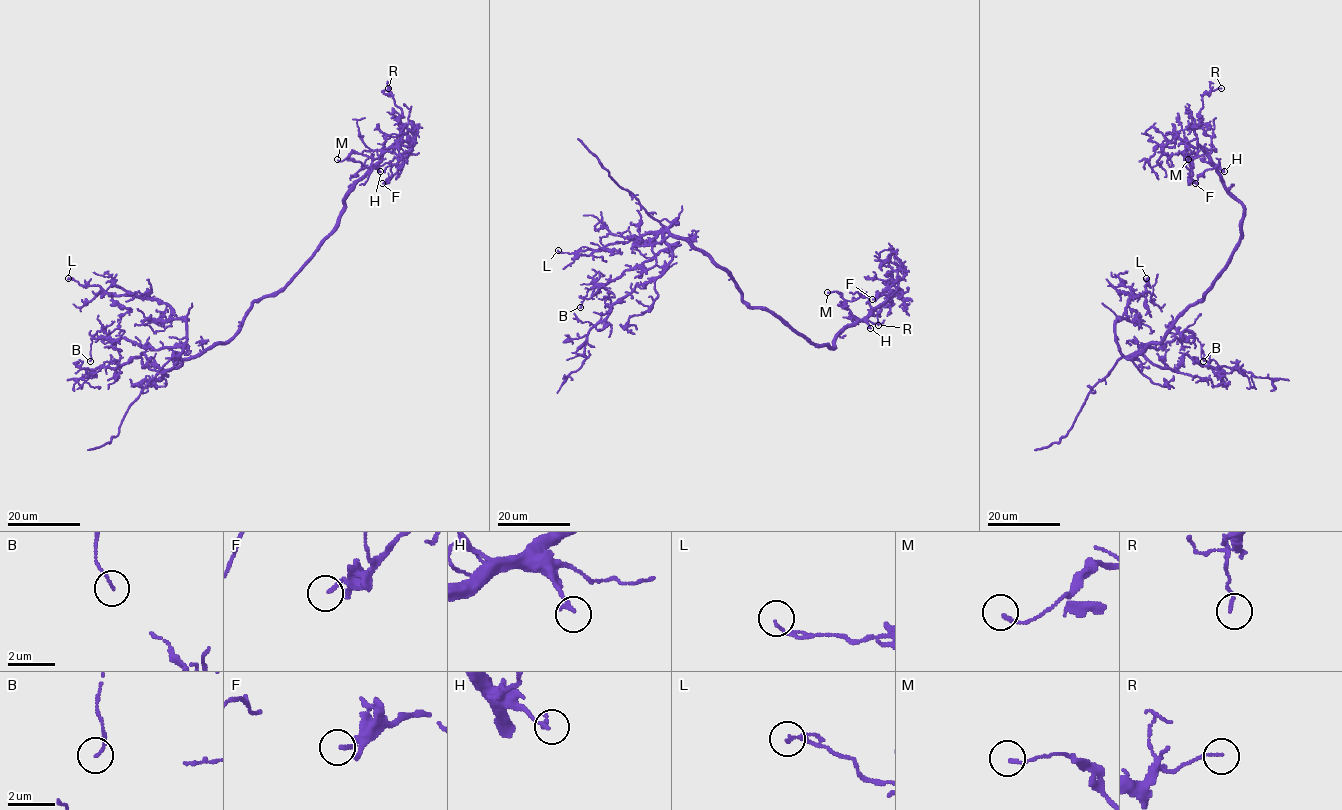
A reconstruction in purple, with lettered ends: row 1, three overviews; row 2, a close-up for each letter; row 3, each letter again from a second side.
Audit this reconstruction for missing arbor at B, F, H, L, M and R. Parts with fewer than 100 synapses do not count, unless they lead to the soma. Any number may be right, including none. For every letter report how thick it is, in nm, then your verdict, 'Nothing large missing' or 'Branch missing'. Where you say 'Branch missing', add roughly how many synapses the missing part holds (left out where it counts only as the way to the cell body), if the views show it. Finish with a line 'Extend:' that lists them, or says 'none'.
B: Thickness 120 nm. Nothing large missing
F: Thickness 150 nm. Nothing large missing
H: Thickness 200 nm. Nothing large missing
L: Thickness 100 nm. Nothing large missing
M: Thickness 130 nm. Nothing large missing
R: Thickness 110 nm. Nothing large missing
Extend: none

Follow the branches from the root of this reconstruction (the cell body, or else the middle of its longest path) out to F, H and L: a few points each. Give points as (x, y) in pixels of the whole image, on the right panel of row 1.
F: (1188, 308), (1203, 297), (1232, 255), (1244, 212), (1217, 167), (1199, 147), (1187, 141), (1184, 159), (1195, 183)
H: (1188, 308), (1203, 297), (1225, 266), (1241, 234), (1244, 208), (1225, 186), (1217, 168), (1224, 171)
L: (1188, 308), (1160, 341), (1127, 358), (1116, 340), (1115, 323), (1126, 318), (1128, 301), (1146, 292), (1146, 278)

